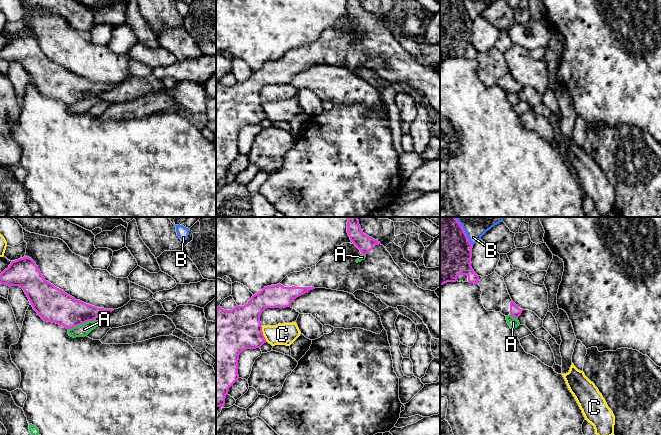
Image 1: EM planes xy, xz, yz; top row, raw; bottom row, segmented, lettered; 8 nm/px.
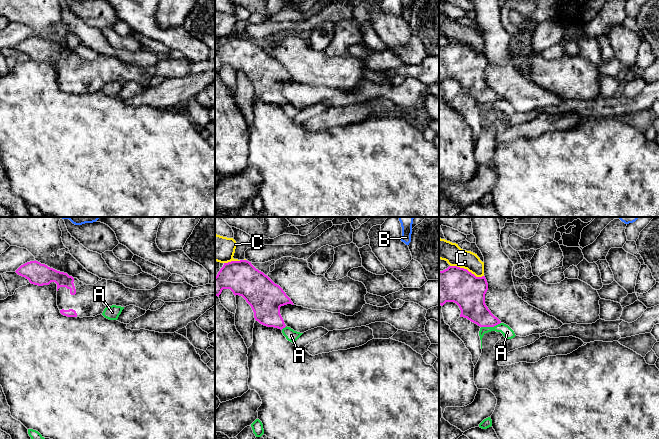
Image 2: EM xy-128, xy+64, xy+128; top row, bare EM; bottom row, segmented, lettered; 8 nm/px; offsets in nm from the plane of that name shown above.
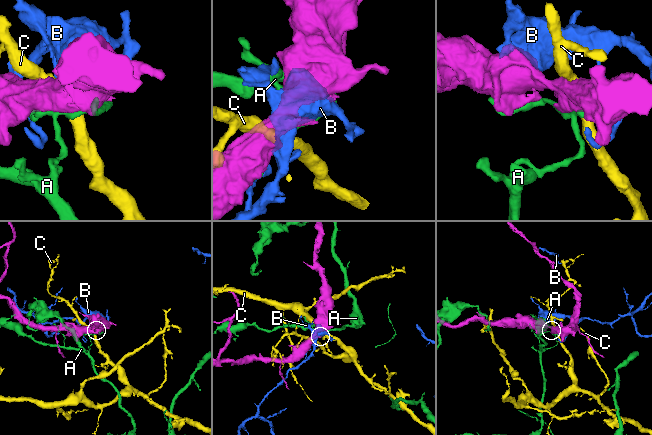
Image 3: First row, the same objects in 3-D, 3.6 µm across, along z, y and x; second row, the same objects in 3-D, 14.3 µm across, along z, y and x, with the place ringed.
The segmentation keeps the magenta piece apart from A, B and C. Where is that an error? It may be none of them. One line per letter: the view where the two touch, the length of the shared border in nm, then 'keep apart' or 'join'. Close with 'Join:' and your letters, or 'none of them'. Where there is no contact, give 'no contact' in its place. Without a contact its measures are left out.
A: xy | 240 nm | keep apart
B: yz | 280 nm | keep apart
C: xz | 140 nm | keep apart
Join: none of them

